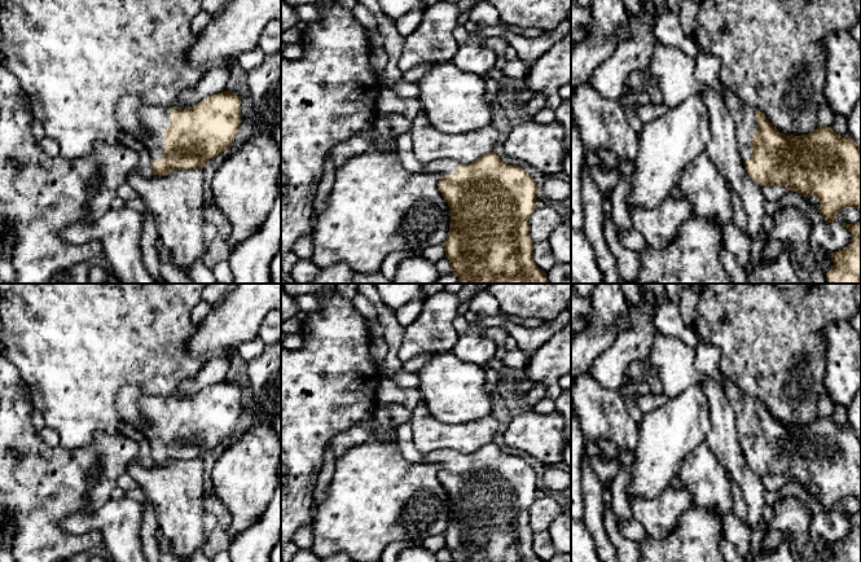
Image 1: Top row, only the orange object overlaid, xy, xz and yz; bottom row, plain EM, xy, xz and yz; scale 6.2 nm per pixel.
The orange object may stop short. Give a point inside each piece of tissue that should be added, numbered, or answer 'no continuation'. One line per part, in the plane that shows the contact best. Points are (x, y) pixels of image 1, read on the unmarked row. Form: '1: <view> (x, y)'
1: xy (148, 413)

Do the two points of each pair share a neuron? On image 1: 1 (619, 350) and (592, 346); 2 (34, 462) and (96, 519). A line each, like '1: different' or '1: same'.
1: different
2: different

